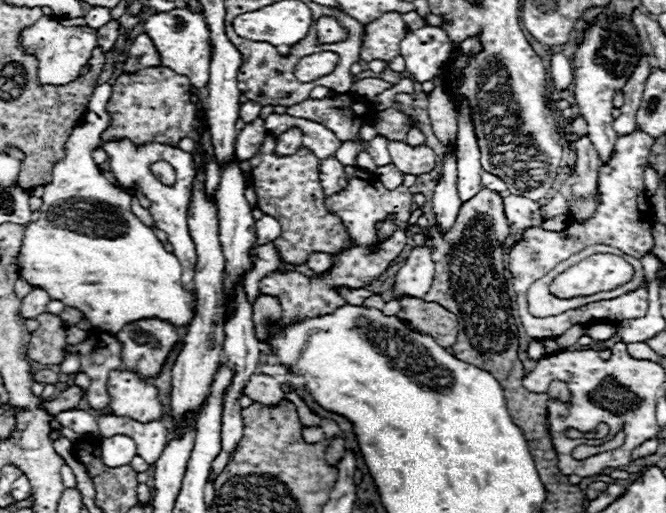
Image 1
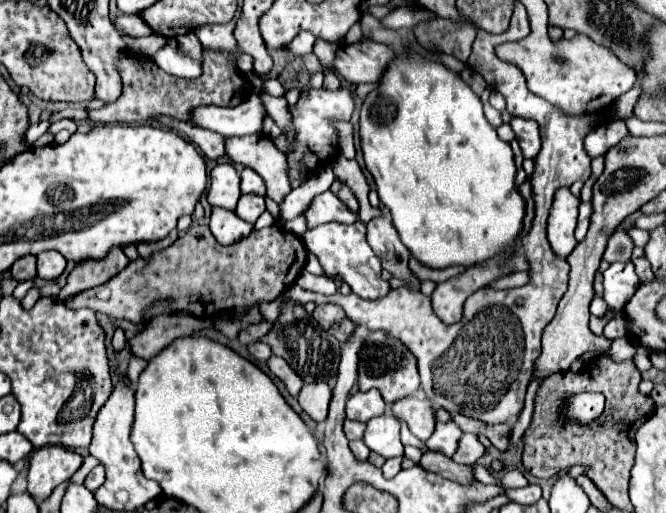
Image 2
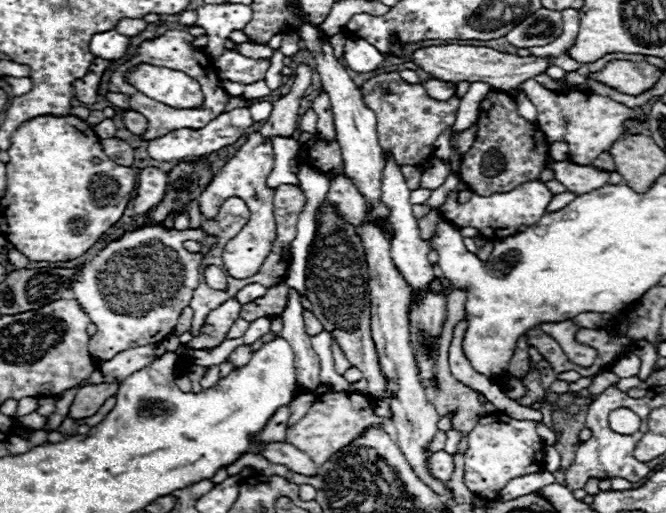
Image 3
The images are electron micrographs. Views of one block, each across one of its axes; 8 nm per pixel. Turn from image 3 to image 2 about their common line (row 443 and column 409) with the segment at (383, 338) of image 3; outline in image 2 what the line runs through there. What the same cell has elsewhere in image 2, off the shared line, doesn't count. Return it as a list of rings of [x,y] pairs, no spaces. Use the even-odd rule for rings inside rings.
[[[402,398],[402,400],[396,400],[394,404],[390,404],[392,408],[392,414],[406,422],[410,432],[420,438],[422,442],[428,440],[428,436],[434,432],[434,410],[430,406],[428,400],[416,400],[416,398]]]

